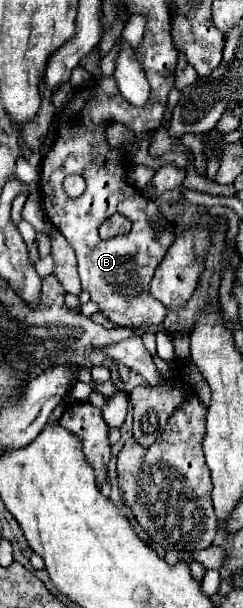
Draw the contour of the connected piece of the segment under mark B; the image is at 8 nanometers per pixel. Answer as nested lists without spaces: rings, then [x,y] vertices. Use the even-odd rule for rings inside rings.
[[[113,77],[97,79],[89,89],[77,91],[69,105],[61,113],[59,139],[51,151],[43,157],[41,167],[41,191],[45,201],[47,219],[63,233],[67,243],[77,255],[77,267],[83,289],[91,293],[91,301],[97,301],[101,311],[119,327],[149,329],[163,323],[167,309],[161,301],[149,295],[149,281],[165,257],[175,233],[169,229],[159,241],[153,239],[153,229],[147,223],[149,215],[157,215],[157,205],[145,199],[137,187],[129,185],[125,179],[123,165],[119,161],[121,153],[111,149],[105,139],[105,129],[113,121],[125,123],[135,135],[151,133],[161,127],[165,105],[157,99],[149,99],[145,107],[133,107],[125,103],[113,83]],[[71,173],[81,173],[87,181],[87,189],[81,197],[71,199],[63,191],[63,179]],[[121,213],[133,221],[129,235],[119,235],[103,241],[99,237],[99,227],[105,217]]]

